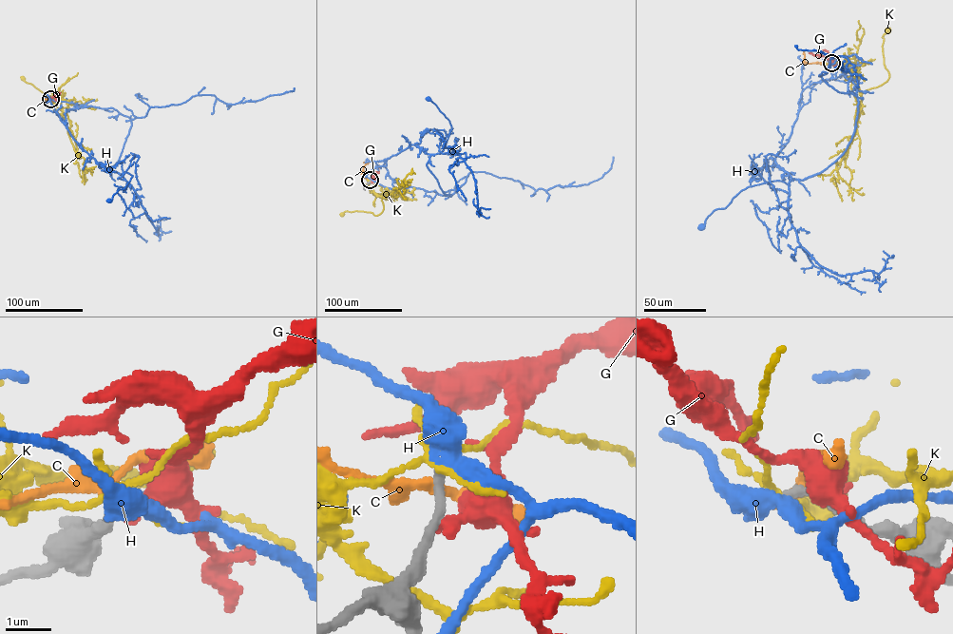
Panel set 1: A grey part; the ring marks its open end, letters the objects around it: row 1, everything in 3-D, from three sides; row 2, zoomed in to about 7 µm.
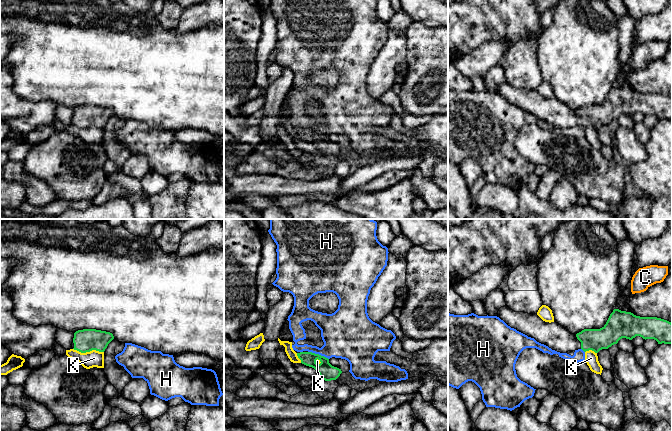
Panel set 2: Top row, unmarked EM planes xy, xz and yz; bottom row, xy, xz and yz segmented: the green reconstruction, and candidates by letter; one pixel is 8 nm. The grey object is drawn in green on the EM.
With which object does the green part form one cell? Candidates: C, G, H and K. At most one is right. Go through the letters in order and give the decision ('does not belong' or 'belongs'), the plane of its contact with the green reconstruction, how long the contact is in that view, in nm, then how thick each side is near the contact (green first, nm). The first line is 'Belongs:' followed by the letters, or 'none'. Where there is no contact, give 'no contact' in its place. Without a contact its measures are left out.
Belongs: none
C: does not belong; no contact
G: does not belong; no contact
H: does not belong; contact in xz; length 180 nm; calibres 130 and 340 nm
K: does not belong; contact in xy; length 260 nm; calibres 190 and 130 nm

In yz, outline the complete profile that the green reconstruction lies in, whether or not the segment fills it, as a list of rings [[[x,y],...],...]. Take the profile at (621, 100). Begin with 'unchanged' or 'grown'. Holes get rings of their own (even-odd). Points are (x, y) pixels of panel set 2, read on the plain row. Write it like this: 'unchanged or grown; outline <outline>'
grown; outline [[[508,82],[501,83],[497,93],[511,104],[560,129],[578,125],[598,129],[622,114],[632,116],[636,112],[654,115],[658,120],[672,120],[671,98],[657,93],[640,93],[619,85],[613,86],[602,104],[584,105],[576,111],[555,97],[545,98],[537,90],[515,88]]]

